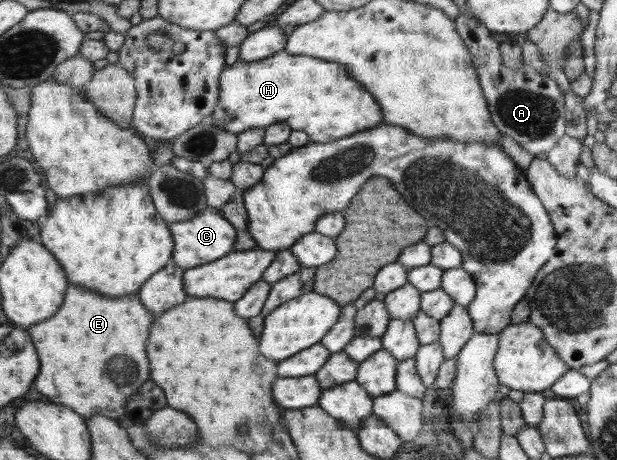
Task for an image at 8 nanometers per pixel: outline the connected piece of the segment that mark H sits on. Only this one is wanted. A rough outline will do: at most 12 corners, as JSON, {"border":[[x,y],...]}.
{"border":[[284,49],[223,71],[215,127],[329,143],[381,123],[345,66]]}

